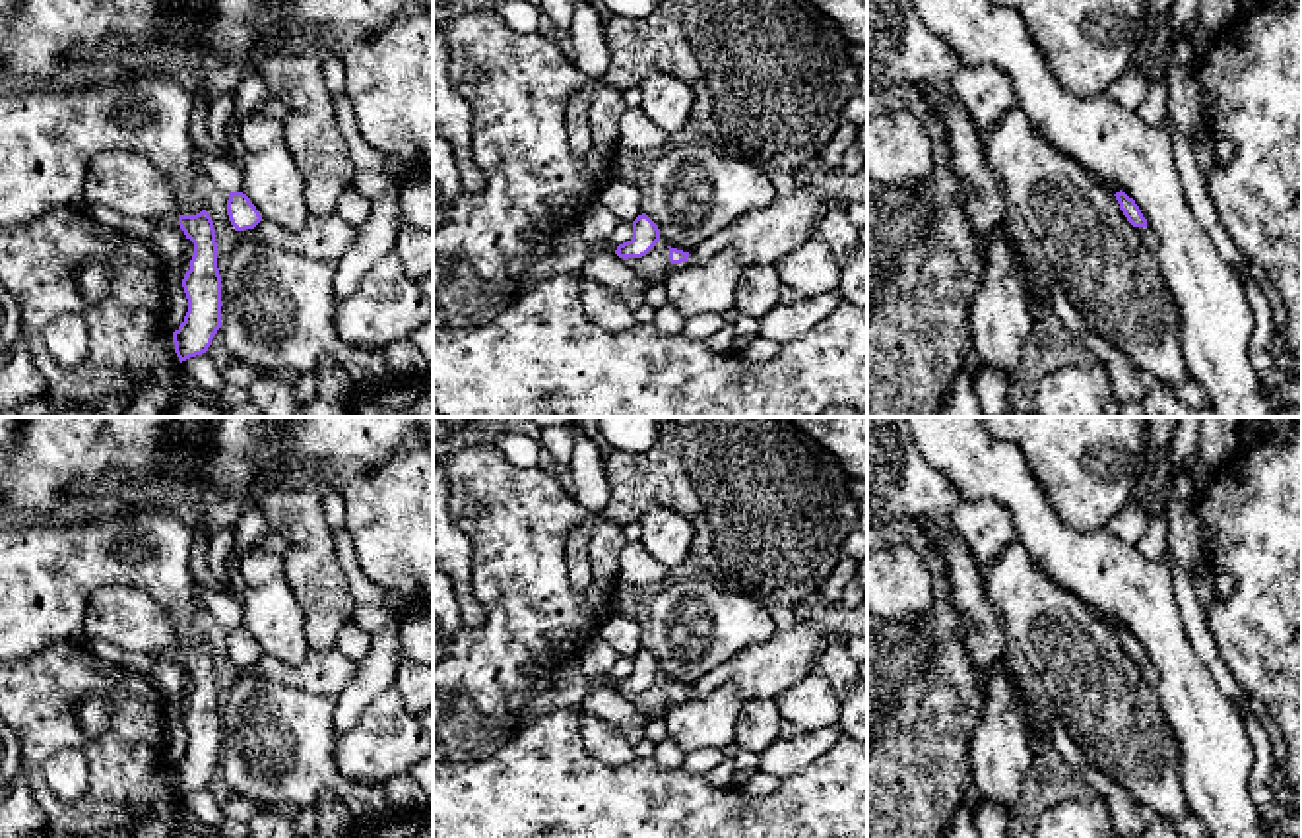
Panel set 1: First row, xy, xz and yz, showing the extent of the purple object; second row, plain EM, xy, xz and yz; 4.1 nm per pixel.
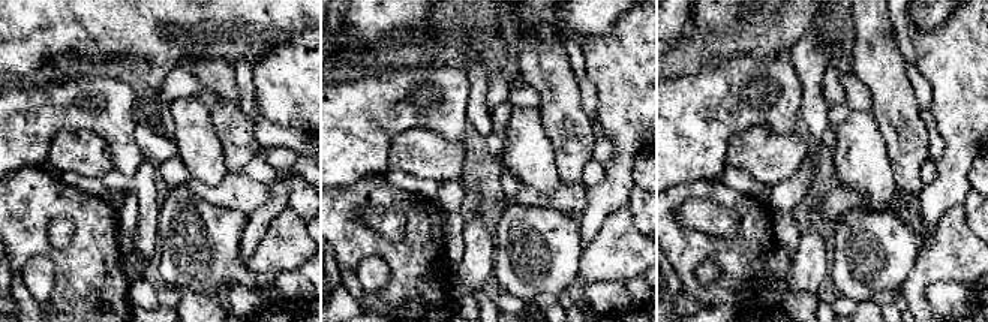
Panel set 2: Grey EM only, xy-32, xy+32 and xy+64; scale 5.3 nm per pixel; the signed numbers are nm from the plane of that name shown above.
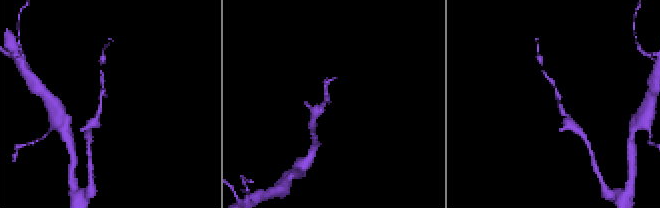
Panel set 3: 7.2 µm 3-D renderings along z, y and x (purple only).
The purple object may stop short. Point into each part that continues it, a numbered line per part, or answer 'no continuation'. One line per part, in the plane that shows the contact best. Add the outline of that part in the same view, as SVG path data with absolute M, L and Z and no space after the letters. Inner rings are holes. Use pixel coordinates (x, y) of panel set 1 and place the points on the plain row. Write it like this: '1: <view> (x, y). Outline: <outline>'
no continuation

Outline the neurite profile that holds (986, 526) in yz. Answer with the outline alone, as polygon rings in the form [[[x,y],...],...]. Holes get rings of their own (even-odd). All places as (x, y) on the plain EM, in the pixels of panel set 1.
[[[992,499],[960,500],[947,518],[966,539],[970,553],[988,568],[1015,541],[1015,526],[1007,508]]]

